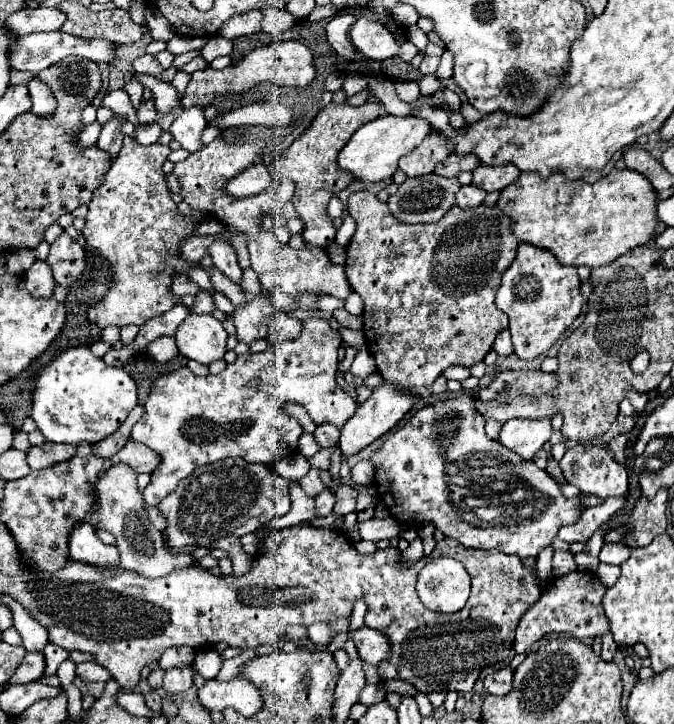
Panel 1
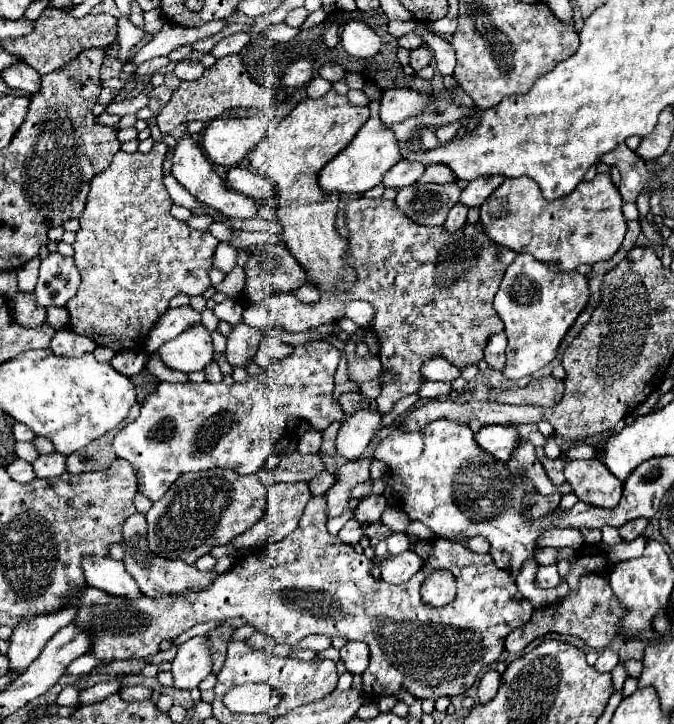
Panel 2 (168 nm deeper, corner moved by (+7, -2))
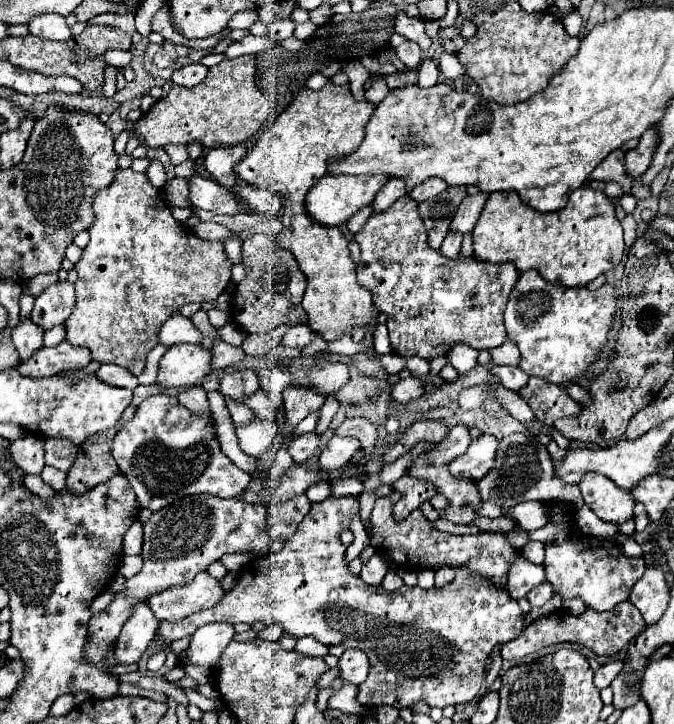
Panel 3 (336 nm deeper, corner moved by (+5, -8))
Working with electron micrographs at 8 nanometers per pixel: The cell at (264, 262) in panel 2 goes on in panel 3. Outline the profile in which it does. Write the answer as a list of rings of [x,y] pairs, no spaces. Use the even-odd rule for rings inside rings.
[[[256,233],[243,240],[242,263],[246,277],[236,287],[232,319],[246,333],[268,333],[284,323],[306,323],[308,315],[300,301],[306,289],[306,277],[302,275],[296,257],[278,247],[278,241],[268,233]]]

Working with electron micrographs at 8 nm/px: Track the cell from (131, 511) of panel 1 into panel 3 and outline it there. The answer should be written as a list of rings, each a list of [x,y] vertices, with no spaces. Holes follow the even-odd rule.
[[[206,571],[194,577],[190,585],[168,589],[148,599],[148,605],[158,621],[182,621],[184,617],[216,605],[222,599],[220,581]]]

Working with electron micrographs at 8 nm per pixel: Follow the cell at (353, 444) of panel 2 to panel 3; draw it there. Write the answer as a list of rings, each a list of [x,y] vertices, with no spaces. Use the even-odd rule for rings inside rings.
[[[332,437],[326,447],[318,455],[318,469],[334,475],[344,465],[348,465],[354,457],[354,453],[360,449],[360,441],[354,437]]]

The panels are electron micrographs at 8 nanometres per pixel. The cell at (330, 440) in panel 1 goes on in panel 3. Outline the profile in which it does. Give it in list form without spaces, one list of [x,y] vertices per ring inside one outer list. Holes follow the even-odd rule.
[[[302,433],[302,435],[294,435],[288,447],[288,453],[292,455],[292,459],[296,463],[304,463],[306,459],[310,459],[320,445],[320,437],[316,433]]]

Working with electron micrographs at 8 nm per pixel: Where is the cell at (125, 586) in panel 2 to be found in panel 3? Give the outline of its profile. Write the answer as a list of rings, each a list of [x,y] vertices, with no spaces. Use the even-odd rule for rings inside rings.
[[[144,603],[134,605],[134,613],[124,623],[116,643],[116,659],[120,661],[120,665],[138,663],[140,657],[156,639],[156,629],[158,621],[150,611],[150,607]]]

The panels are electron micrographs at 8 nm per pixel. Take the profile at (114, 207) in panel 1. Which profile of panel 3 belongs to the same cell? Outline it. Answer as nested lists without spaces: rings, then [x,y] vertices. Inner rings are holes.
[[[118,169],[114,183],[94,195],[94,215],[96,223],[90,227],[90,243],[76,263],[76,305],[64,323],[66,341],[88,347],[92,361],[120,365],[138,377],[146,367],[148,353],[158,345],[160,327],[172,311],[186,303],[214,301],[230,283],[232,261],[226,257],[222,241],[198,239],[190,229],[178,225],[162,199],[162,191],[148,181],[146,173]]]

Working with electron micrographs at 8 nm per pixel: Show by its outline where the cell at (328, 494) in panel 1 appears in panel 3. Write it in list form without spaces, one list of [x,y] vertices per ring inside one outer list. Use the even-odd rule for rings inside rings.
[[[318,481],[314,485],[310,485],[306,489],[306,497],[312,501],[312,503],[318,503],[318,501],[324,501],[330,497],[330,483],[328,481]]]

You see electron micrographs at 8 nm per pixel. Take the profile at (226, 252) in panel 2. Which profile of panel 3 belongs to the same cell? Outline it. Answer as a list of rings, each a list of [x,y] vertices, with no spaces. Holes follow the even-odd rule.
[[[238,235],[230,237],[230,239],[224,239],[224,249],[226,249],[226,255],[230,257],[232,263],[240,263],[242,257],[240,257],[240,249],[242,249],[242,239]]]

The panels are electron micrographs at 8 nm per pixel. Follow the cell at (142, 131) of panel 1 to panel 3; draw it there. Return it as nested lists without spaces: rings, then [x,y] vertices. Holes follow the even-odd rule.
[[[152,159],[150,163],[150,169],[148,169],[148,179],[154,187],[162,189],[164,183],[166,183],[166,175],[164,175],[164,165],[158,161],[158,159]]]

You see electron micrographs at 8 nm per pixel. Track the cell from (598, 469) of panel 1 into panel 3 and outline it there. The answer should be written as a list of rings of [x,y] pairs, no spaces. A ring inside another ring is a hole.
[[[586,473],[578,487],[582,491],[584,503],[602,521],[622,525],[634,517],[634,499],[628,491],[616,487],[614,481],[610,481],[608,477],[602,477],[598,473]]]

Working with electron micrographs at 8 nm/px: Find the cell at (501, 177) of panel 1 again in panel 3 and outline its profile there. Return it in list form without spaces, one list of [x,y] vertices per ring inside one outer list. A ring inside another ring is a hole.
[[[478,193],[478,195],[474,195],[474,197],[468,195],[468,197],[462,201],[462,205],[458,207],[458,213],[456,213],[456,217],[452,219],[452,223],[450,223],[450,231],[470,233],[470,231],[474,229],[476,221],[478,221],[480,213],[482,213],[482,207],[484,207],[486,199],[488,199],[486,193]]]

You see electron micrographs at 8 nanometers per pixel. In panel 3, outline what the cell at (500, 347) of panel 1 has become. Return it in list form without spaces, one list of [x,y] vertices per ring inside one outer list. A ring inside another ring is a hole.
[[[506,341],[494,349],[490,349],[492,365],[518,365],[520,363],[520,351],[514,345],[514,341]]]

